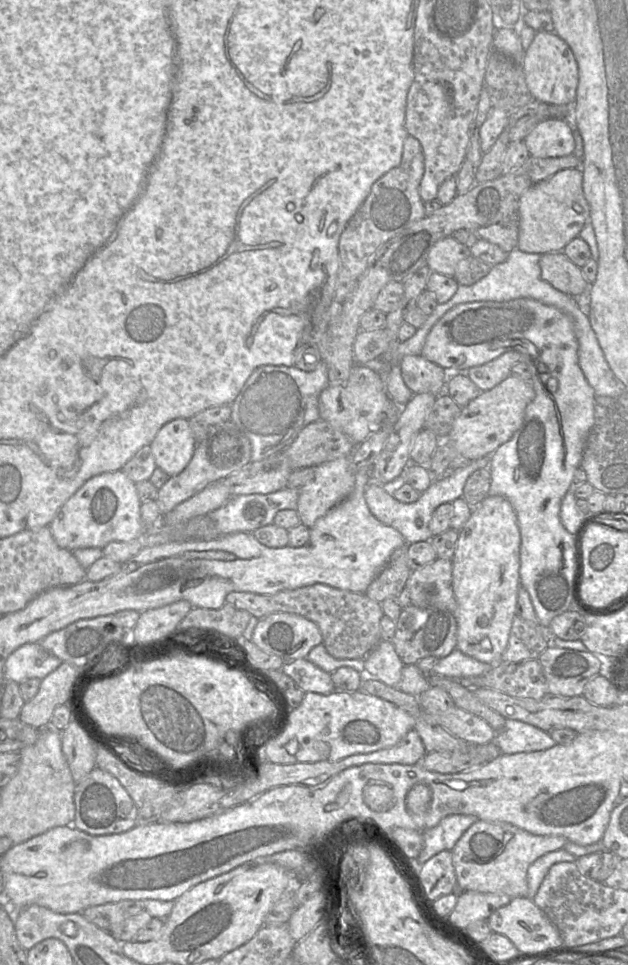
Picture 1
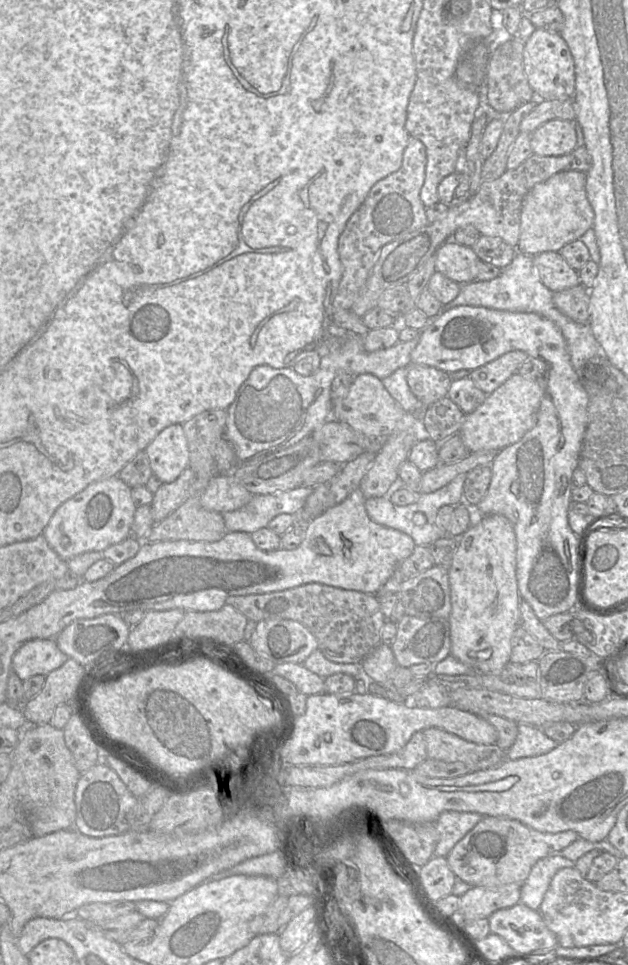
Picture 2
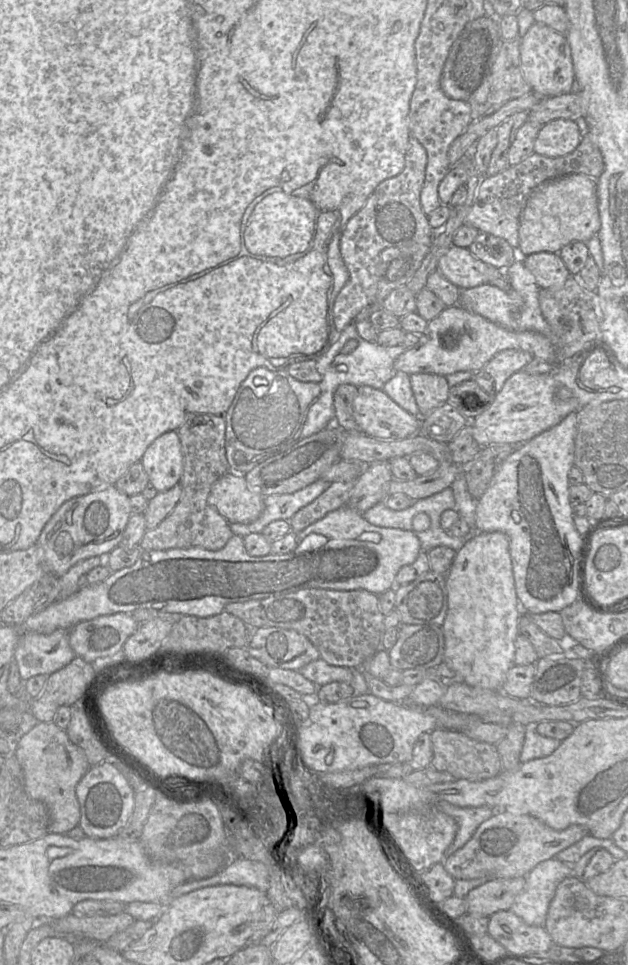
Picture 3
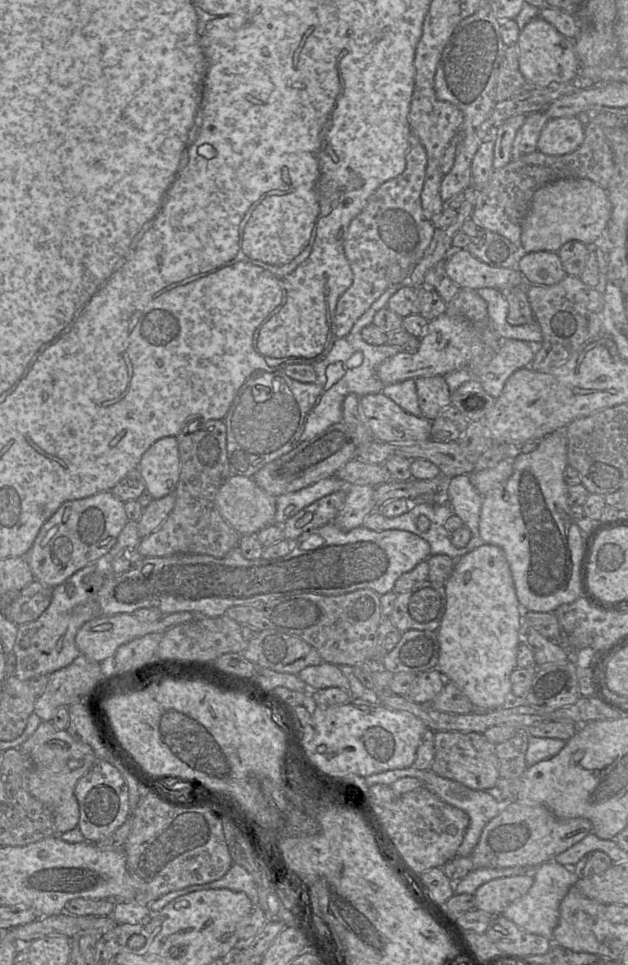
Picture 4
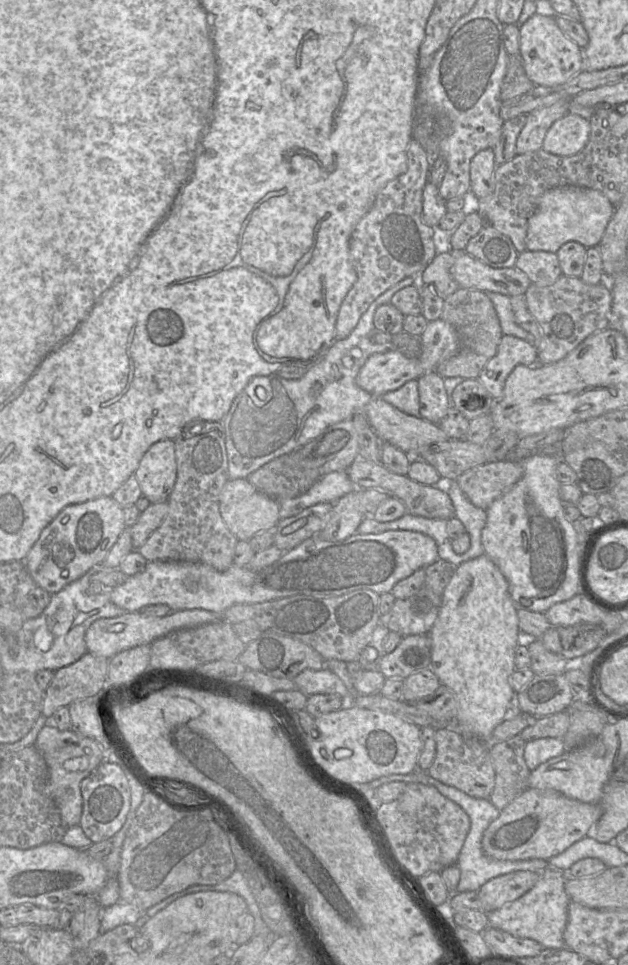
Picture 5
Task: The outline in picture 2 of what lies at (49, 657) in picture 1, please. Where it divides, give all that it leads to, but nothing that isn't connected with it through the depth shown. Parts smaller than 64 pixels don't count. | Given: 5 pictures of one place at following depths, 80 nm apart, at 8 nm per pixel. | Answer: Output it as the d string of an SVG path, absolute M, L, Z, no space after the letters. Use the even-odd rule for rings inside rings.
M54 638L33 639L24 643L14 654L12 671L25 681L34 675L46 676L68 659L58 648Z

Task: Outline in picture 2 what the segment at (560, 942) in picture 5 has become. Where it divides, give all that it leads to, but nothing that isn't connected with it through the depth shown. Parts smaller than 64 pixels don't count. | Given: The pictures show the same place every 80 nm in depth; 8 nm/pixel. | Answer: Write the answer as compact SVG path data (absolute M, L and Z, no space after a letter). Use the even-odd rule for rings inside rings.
M560 855L538 860L521 886L520 902L538 910L554 875L562 868L575 867L575 862Z

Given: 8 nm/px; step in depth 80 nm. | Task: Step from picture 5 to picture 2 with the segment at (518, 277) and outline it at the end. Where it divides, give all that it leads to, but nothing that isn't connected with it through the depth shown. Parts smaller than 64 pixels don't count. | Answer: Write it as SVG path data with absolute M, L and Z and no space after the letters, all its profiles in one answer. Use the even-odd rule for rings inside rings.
M453 240L445 241L435 252L435 269L458 284L475 281L477 264L481 261L471 247L460 245Z

